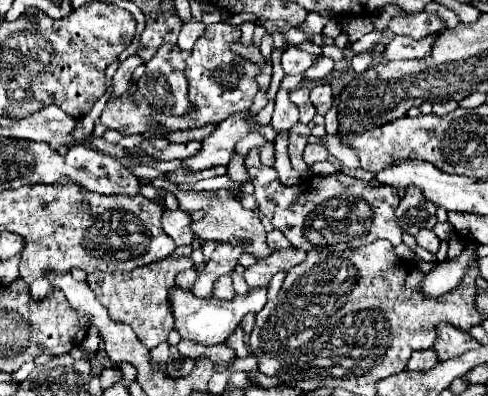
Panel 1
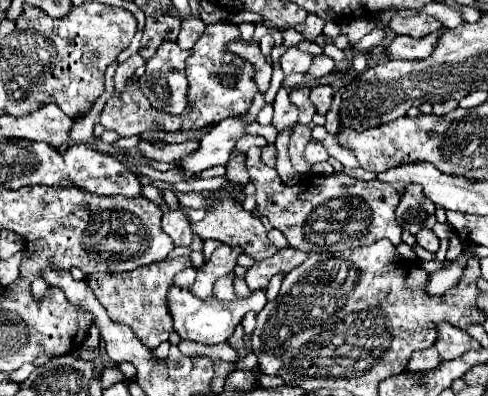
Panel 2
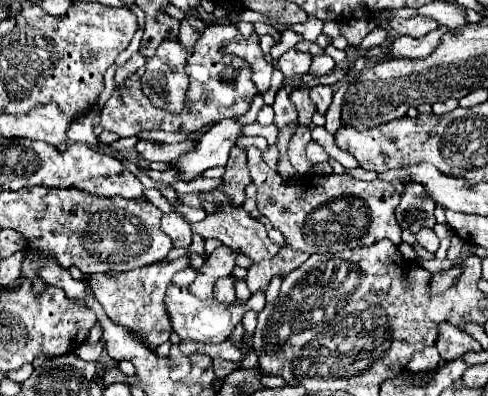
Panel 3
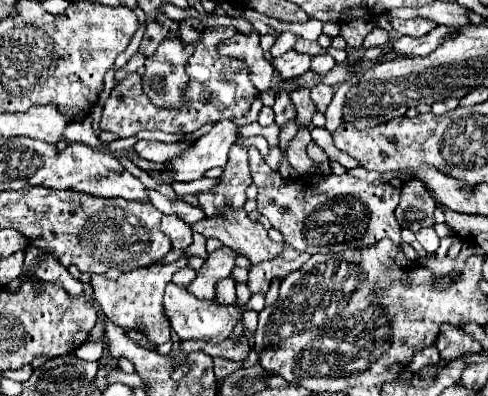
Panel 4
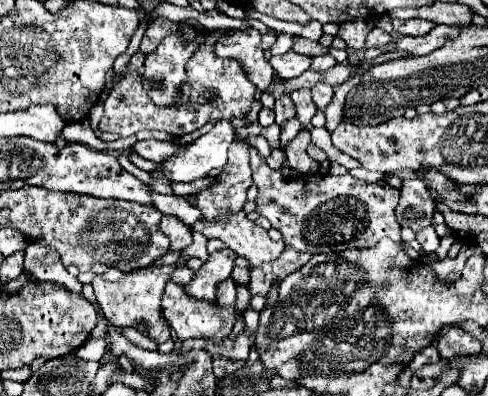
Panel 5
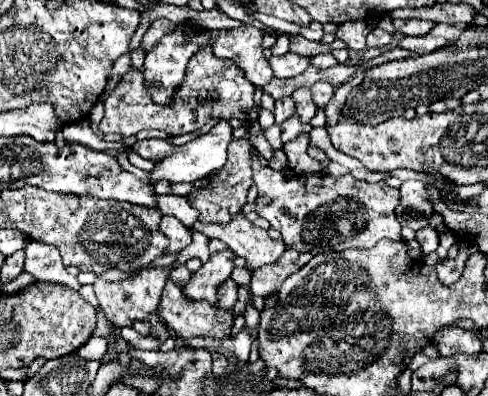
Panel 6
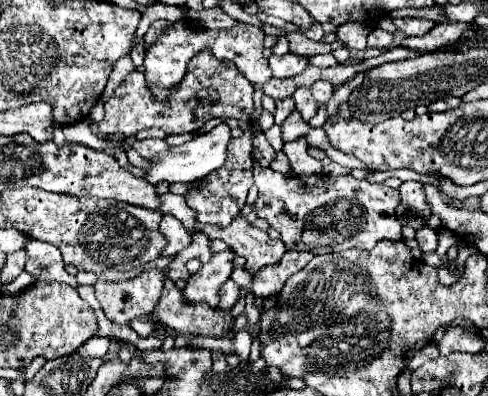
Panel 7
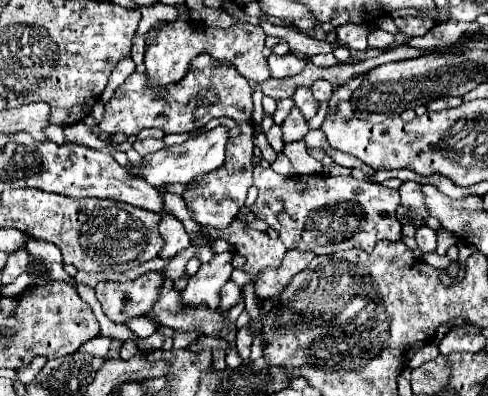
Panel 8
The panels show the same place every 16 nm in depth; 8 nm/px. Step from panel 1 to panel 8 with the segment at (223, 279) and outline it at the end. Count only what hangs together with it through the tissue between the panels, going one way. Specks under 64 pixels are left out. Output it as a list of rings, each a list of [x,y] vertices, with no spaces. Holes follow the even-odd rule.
[[[230,280],[230,282],[224,284],[224,288],[220,290],[220,308],[222,308],[222,310],[230,310],[238,300],[240,300],[240,288]]]

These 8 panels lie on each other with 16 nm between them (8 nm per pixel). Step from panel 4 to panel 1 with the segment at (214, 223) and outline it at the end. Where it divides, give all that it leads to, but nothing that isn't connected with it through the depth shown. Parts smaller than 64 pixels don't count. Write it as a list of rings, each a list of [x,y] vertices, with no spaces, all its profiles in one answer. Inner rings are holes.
[[[164,178],[152,180],[152,186],[172,192],[178,198],[180,210],[186,210],[186,212],[202,210],[204,212],[204,218],[192,224],[192,230],[198,238],[220,240],[220,242],[230,242],[230,244],[236,244],[240,240],[250,240],[254,246],[248,246],[248,252],[252,252],[256,258],[264,258],[274,252],[266,244],[266,230],[260,224],[260,218],[254,214],[254,210],[242,208],[242,204],[236,200],[236,196],[232,192],[228,192],[228,190],[212,190],[212,192],[210,190],[180,190],[174,182],[164,180]]]

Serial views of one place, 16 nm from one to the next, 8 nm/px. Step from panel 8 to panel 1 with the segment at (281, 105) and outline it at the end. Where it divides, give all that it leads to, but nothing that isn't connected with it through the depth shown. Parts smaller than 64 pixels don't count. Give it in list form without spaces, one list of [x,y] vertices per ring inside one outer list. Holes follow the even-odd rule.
[[[280,90],[276,94],[276,108],[272,114],[272,128],[276,134],[290,130],[298,122],[298,108],[288,100],[288,90]]]

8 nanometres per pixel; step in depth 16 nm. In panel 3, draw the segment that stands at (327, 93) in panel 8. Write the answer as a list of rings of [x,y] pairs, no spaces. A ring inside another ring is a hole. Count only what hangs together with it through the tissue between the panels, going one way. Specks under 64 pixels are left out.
[[[318,84],[311,88],[310,98],[312,102],[314,102],[317,112],[326,114],[326,110],[328,110],[328,106],[330,106],[330,102],[332,102],[332,94],[334,94],[334,90],[332,90],[332,86],[329,85]]]

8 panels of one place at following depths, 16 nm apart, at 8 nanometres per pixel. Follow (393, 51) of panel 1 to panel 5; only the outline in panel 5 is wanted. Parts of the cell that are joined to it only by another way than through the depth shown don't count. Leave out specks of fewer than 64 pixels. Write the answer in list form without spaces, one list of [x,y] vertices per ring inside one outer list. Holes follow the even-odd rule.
[[[436,26],[428,36],[422,38],[410,38],[410,36],[402,36],[400,40],[396,40],[396,50],[406,52],[408,56],[426,56],[430,52],[434,52],[436,48],[440,48],[440,44],[444,44],[444,38],[448,36],[456,36],[456,32],[460,32],[460,26],[452,28],[452,26]]]

